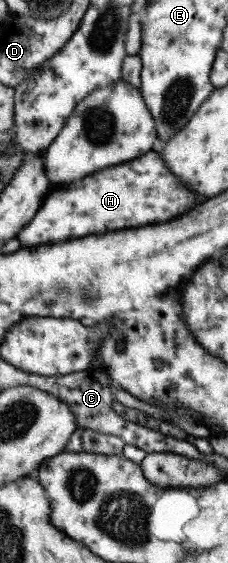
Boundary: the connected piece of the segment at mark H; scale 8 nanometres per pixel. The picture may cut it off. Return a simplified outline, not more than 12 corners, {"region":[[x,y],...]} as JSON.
{"region":[[153,151],[43,197],[22,247],[163,223],[203,197]]}

